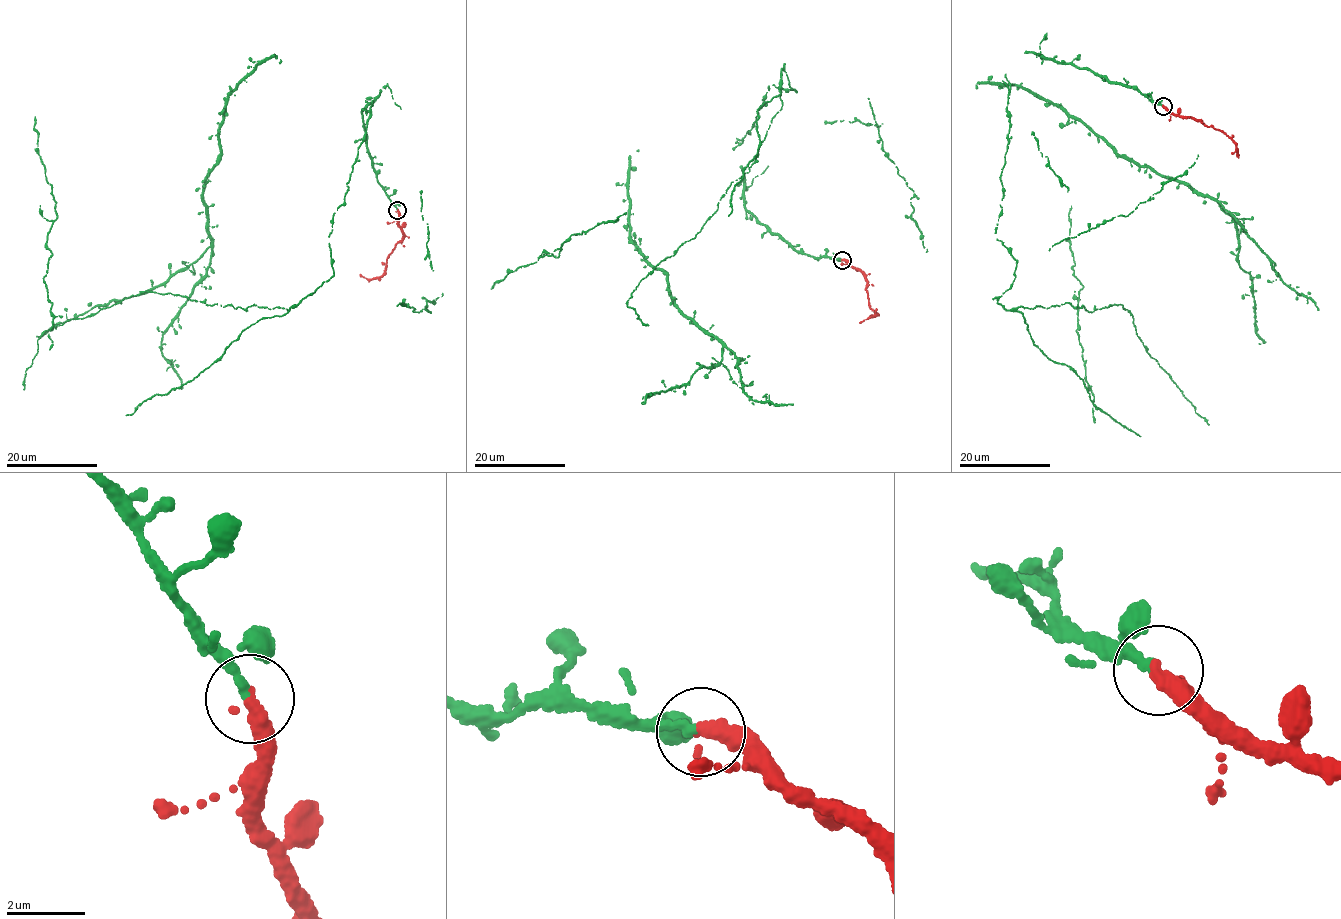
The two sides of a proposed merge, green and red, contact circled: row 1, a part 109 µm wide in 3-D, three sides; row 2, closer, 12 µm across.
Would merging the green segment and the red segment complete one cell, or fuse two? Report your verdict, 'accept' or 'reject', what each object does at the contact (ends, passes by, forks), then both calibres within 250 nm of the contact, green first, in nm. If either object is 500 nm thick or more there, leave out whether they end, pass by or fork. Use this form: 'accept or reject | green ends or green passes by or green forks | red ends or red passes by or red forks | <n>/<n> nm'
accept | green passes by | red ends | 180/400 nm

